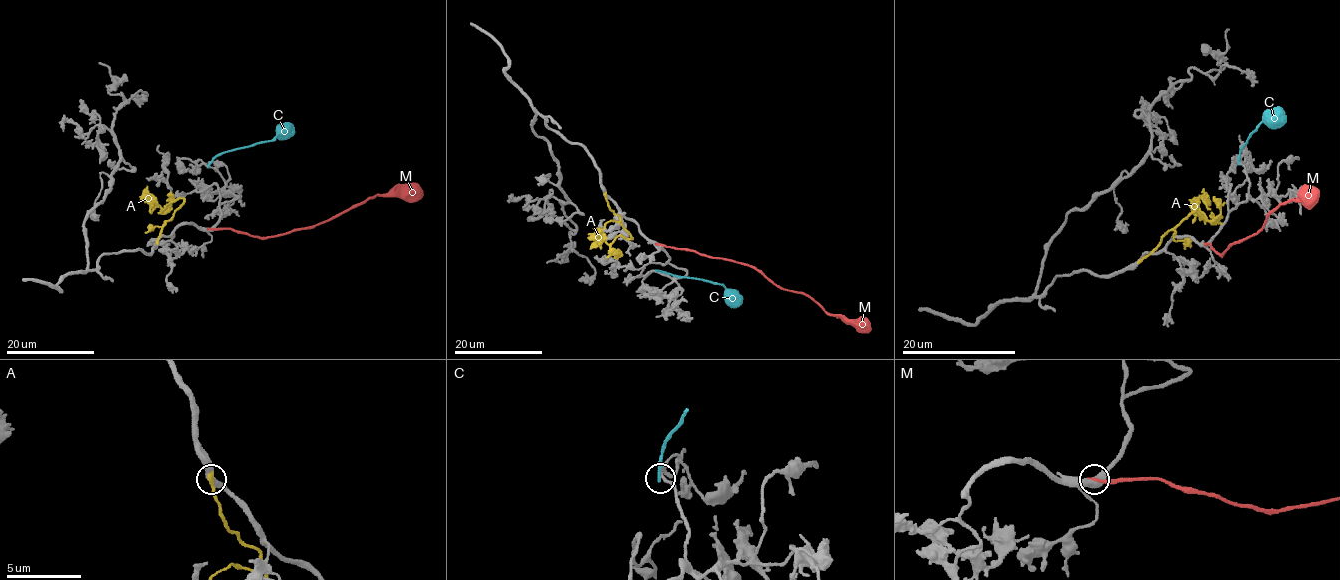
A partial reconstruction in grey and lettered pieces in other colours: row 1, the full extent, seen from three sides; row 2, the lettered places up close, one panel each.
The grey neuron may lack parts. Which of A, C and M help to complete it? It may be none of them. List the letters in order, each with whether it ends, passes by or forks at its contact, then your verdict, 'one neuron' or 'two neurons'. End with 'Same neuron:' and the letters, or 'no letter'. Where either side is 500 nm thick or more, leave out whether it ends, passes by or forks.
A: it ends; one neuron
C: it ends; two neurons
M: it ends; two neurons
Same neuron: A

